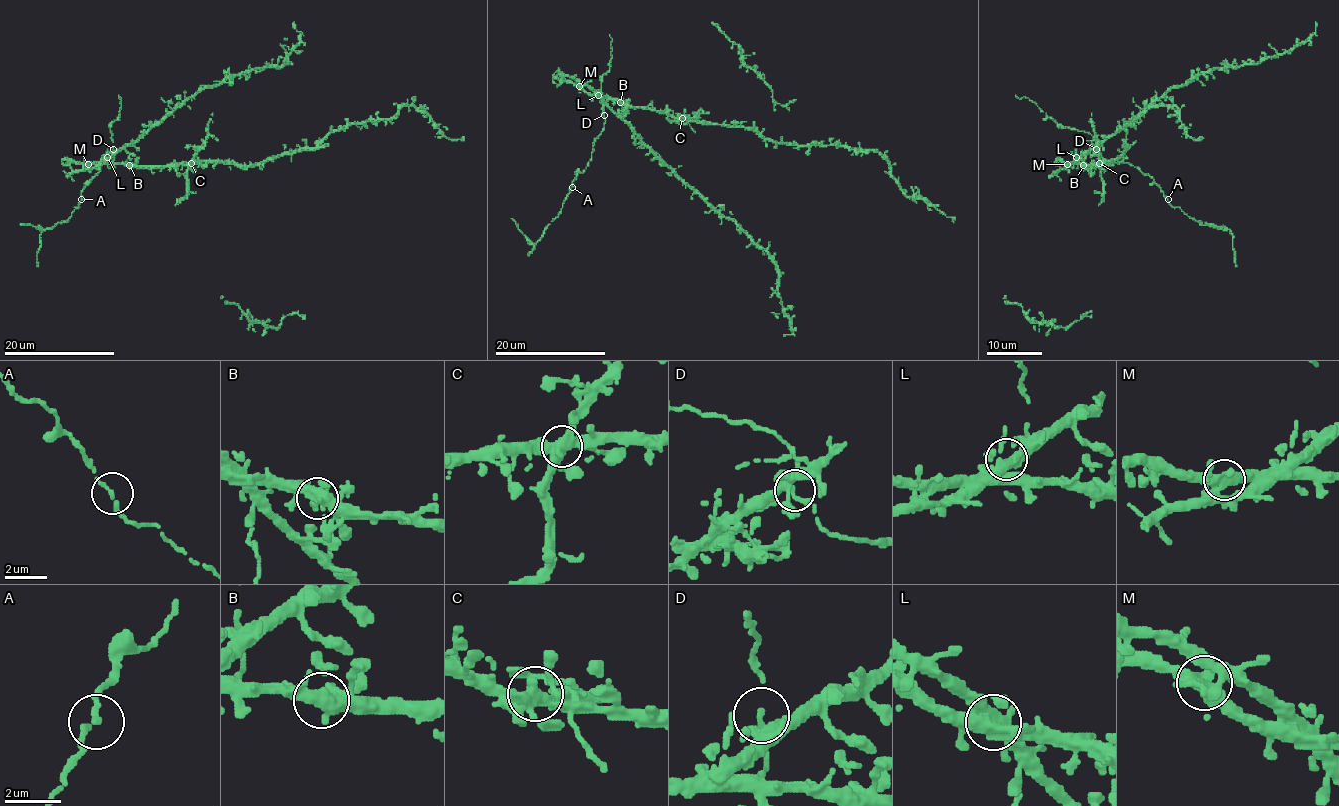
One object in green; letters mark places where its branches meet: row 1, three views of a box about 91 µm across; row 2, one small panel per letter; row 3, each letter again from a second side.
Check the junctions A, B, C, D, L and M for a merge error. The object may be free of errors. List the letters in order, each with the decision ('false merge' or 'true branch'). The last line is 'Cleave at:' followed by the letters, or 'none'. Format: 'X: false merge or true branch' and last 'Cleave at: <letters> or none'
A: true branch
B: true branch
C: false merge
D: true branch
L: true branch
M: true branch
Cleave at: C

